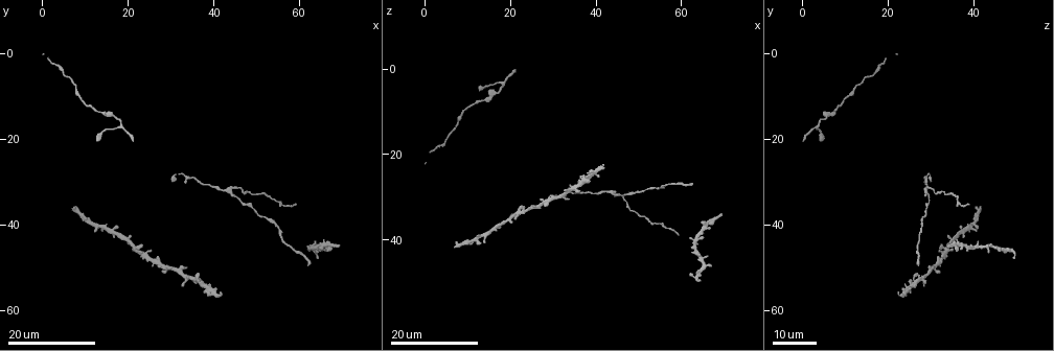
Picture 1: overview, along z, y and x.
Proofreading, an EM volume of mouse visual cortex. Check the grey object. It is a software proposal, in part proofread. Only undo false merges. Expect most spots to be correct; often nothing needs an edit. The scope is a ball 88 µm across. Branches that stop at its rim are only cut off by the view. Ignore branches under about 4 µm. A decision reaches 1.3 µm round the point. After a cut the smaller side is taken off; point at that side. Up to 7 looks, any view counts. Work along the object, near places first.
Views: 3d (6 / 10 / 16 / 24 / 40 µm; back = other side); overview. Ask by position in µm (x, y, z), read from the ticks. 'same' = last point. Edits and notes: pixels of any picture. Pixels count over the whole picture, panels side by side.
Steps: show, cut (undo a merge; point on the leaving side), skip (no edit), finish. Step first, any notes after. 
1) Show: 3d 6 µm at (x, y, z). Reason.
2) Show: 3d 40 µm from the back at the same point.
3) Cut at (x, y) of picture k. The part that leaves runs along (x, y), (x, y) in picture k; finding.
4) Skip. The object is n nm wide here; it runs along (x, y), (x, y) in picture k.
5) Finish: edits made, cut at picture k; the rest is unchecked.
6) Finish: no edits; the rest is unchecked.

Show: 3d 16 µm at (7.5, 36.0, 41.0). Three-way junction.

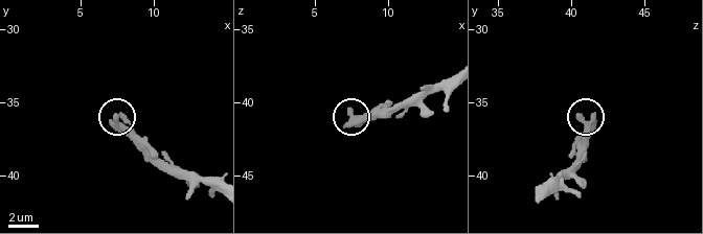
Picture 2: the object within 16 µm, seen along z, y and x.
Show: 3d 10 µm at (7.6, 36.0, 40.8).

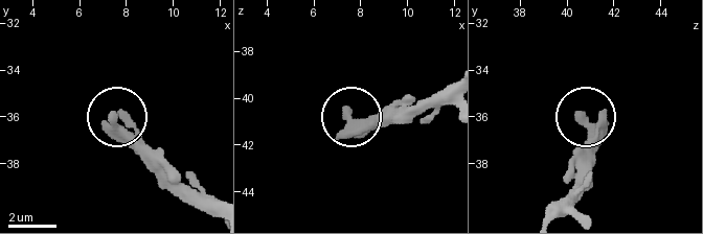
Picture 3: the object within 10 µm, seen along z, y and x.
Skip. All the same neuron.

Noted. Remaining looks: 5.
Show: 3d 24 µm at (48.5, 32.5, 33.0). Calibre changes.

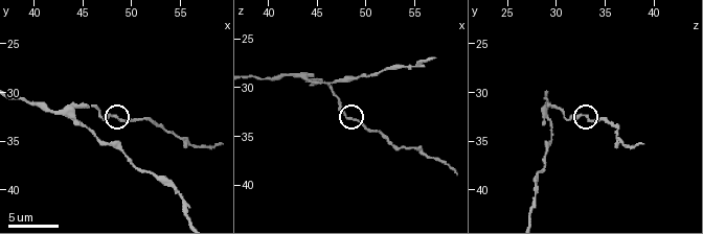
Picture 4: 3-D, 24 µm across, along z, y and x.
Show: 3d 6 µm at (48.2, 32.6, 32.6).

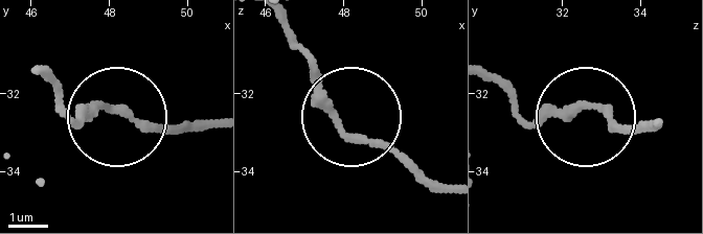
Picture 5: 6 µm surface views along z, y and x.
Skip. It runs along (39, 71), (75, 118), (109, 112), (149, 129), (216, 129) in picture 5; continuous, no second neuron.

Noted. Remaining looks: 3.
Show: 3d 6 µm at (43.8, 31.8, 28.8). Looks like a crossing.

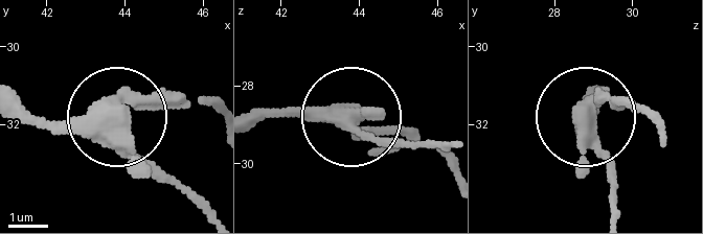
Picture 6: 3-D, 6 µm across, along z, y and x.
Cut at (129, 92) of picture 6. 4 arms meet here; the part that leaves runs along (94, 130), (151, 99), (210, 102) in picture 6; a second neuron is stuck on.

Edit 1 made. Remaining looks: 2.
Finish: edits made, cut at picture 6; the rest is unchecked.

